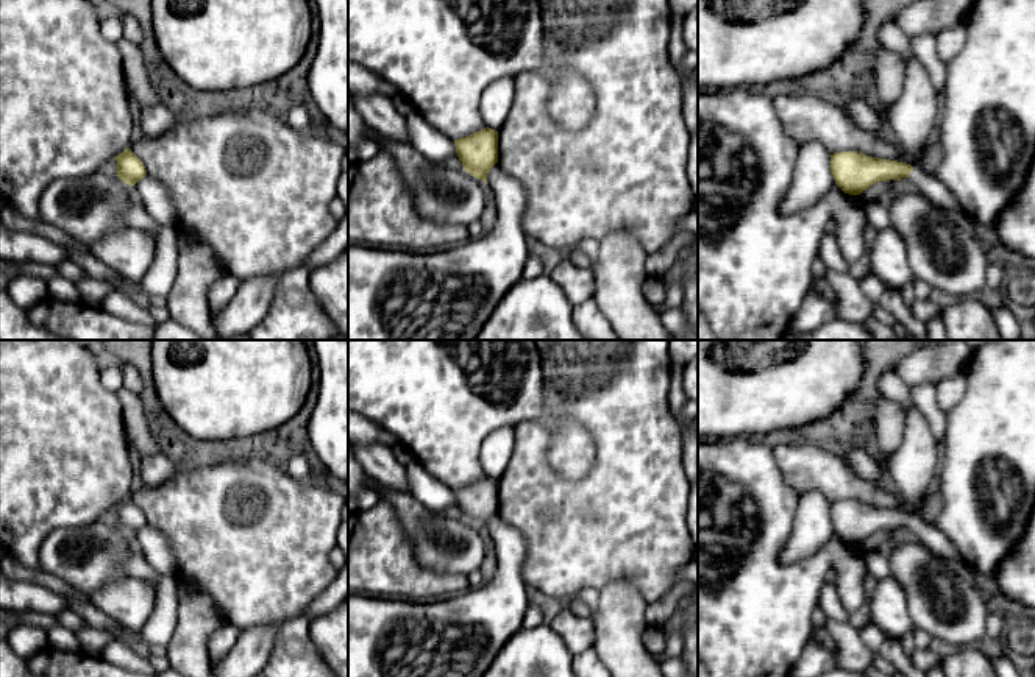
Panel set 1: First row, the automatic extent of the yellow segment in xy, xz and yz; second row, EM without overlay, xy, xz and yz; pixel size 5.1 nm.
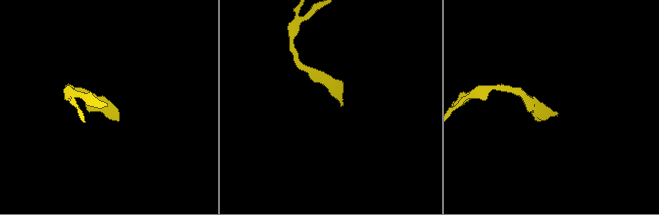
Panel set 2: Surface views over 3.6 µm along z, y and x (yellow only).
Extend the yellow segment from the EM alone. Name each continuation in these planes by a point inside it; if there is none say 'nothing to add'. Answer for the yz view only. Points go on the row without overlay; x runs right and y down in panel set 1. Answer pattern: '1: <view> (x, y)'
1: yz (923, 531)

